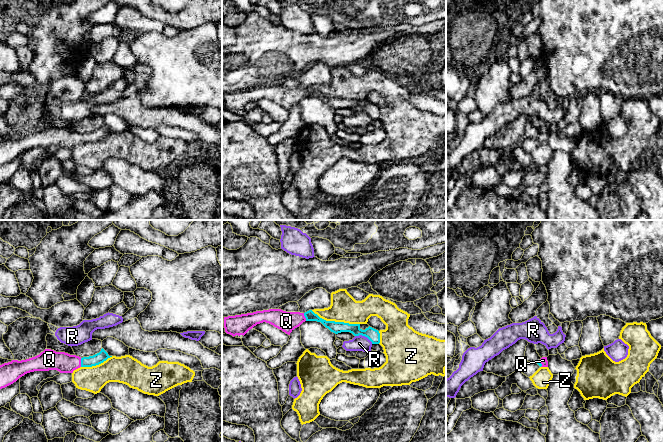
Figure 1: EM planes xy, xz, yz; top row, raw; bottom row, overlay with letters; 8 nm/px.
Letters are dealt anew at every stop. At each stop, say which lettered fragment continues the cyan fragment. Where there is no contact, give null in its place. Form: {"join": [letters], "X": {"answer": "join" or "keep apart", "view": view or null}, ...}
{"join": ["Q"], "Q": {"answer": "join", "view": "xy"}, "R": {"answer": "keep apart", "view": "xz"}, "Z": {"answer": "keep apart", "view": "xz"}}

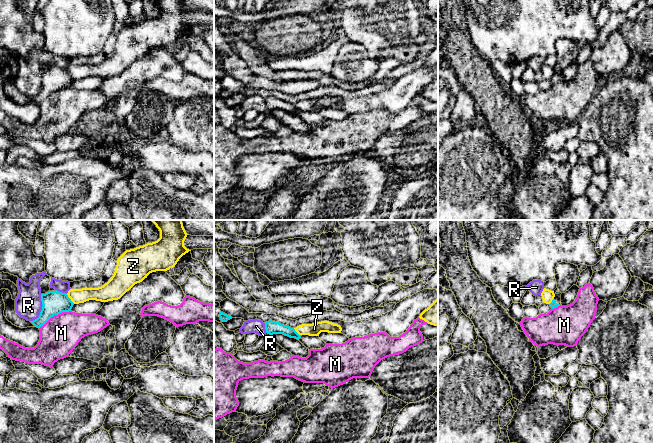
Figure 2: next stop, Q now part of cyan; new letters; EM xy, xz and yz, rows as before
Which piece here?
{"join": [], "M": {"answer": "keep apart", "view": "xy"}, "R": {"answer": "keep apart", "view": "xy"}, "Z": {"answer": "keep apart", "view": "xy"}}

